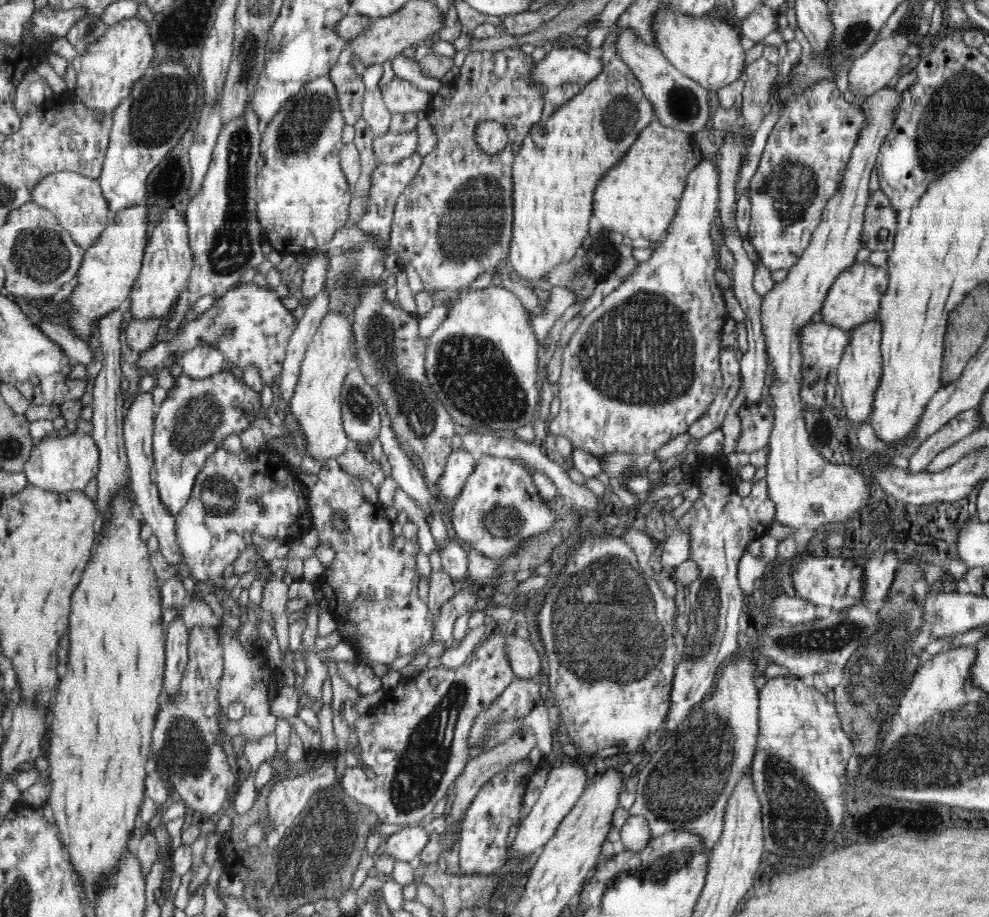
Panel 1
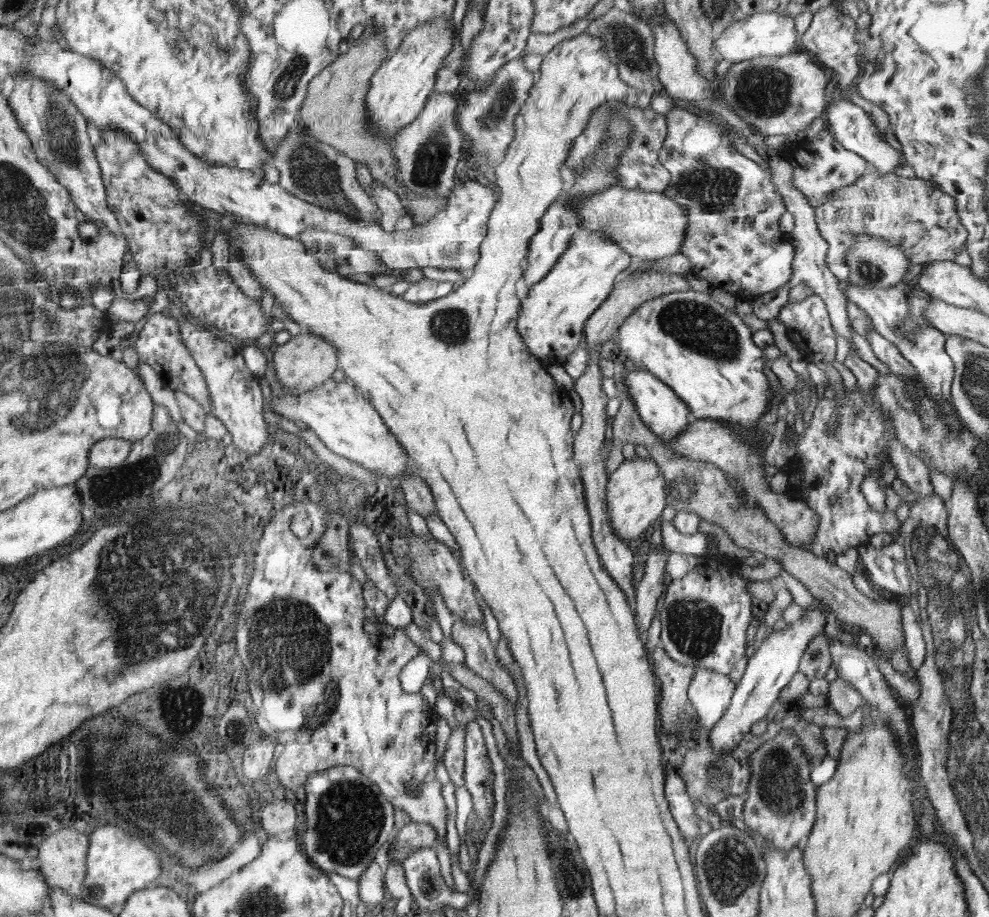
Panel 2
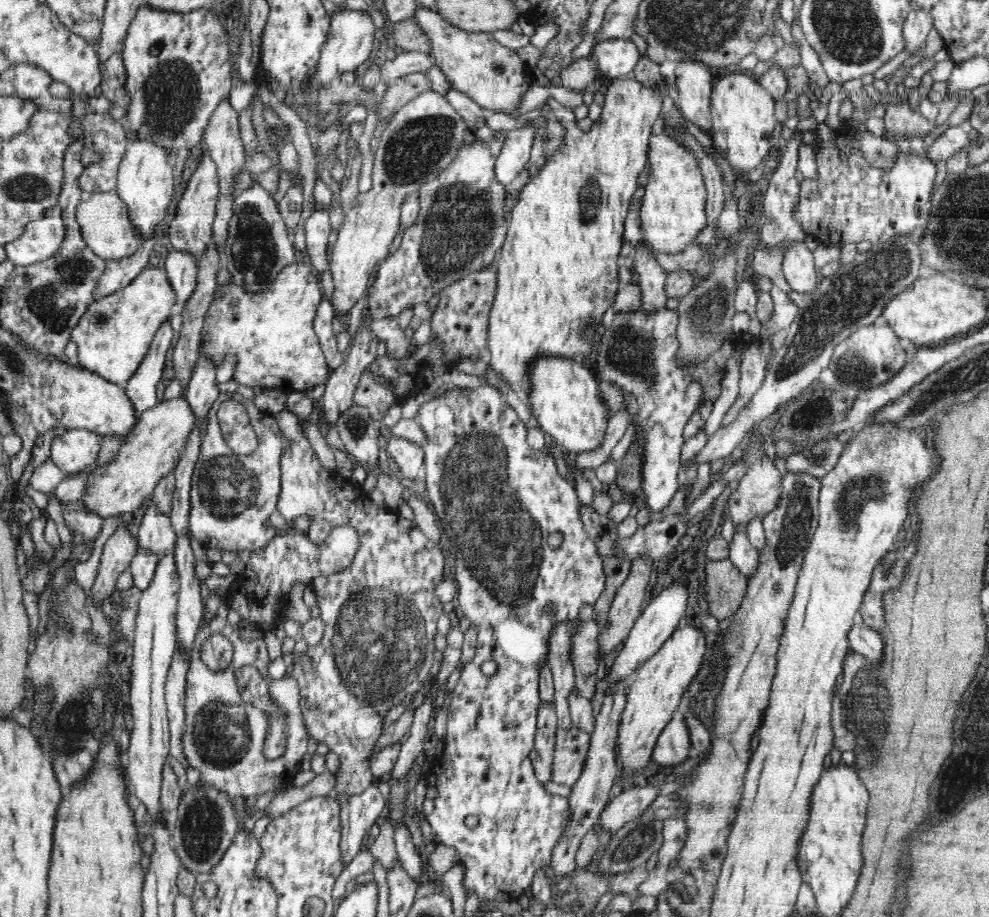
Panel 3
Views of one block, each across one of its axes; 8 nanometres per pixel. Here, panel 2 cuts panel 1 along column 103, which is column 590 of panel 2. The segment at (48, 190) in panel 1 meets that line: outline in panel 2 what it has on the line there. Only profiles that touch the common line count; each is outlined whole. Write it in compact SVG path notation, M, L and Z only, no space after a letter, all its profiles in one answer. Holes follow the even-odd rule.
M617 184L608 185L594 195L582 197L576 205L576 214L580 220L580 229L596 230L622 246L630 256L644 261L680 253L682 241L686 240L686 225L690 222L686 210L663 192L627 189Z

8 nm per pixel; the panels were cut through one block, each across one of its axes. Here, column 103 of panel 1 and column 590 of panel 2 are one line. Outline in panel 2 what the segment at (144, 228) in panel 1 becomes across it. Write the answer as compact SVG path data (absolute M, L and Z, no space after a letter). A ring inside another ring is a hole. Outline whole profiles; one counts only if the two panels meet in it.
M579 228L571 236L566 252L556 260L554 268L540 282L526 290L522 299L522 316L518 318L518 330L522 338L526 340L530 354L537 362L546 366L550 364L564 365L569 360L567 357L582 347L582 340L584 340L582 332L585 330L585 326L582 324L593 316L602 302L605 302L606 296L611 293L614 278L628 266L630 266L630 254L616 242L608 240L604 234L600 234L596 230Z

